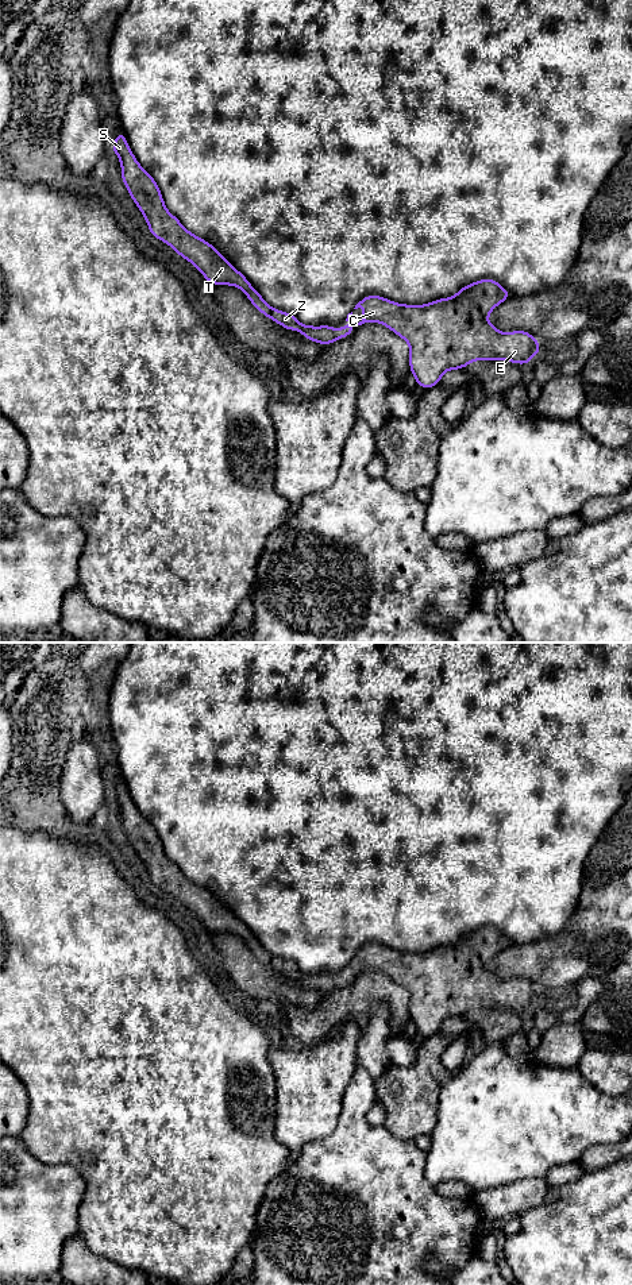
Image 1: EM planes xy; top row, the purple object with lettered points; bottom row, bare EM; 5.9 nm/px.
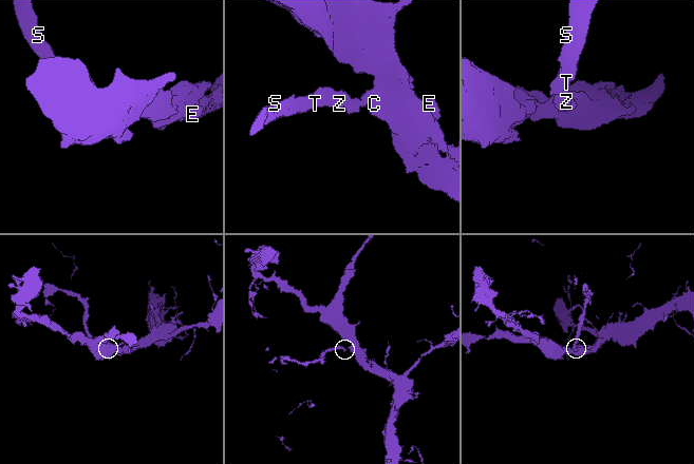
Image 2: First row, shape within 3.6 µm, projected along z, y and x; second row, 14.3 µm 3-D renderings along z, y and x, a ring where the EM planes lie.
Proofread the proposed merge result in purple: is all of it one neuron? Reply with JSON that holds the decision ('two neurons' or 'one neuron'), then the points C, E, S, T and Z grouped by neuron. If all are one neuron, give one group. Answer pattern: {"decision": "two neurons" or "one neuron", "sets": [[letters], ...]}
{"decision": "one neuron", "sets": [["C", "E", "S", "T", "Z"]]}

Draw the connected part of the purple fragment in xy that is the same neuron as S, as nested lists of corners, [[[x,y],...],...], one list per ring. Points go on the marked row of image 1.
[[[123,131],[116,135],[112,151],[120,159],[123,184],[144,216],[153,238],[165,242],[180,256],[190,262],[209,283],[239,288],[263,316],[289,331],[298,331],[305,339],[323,346],[340,337],[344,339],[354,332],[357,328],[354,324],[343,325],[338,331],[332,325],[302,325],[293,313],[271,308],[247,278],[211,243],[193,235],[167,211],[155,180],[139,165]]]

